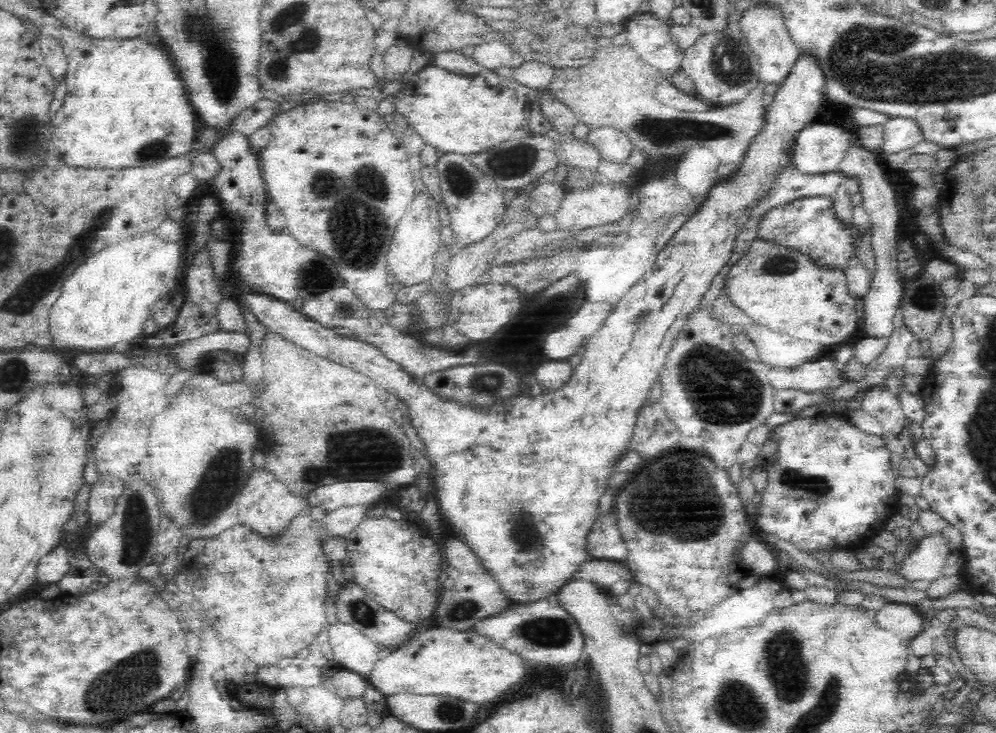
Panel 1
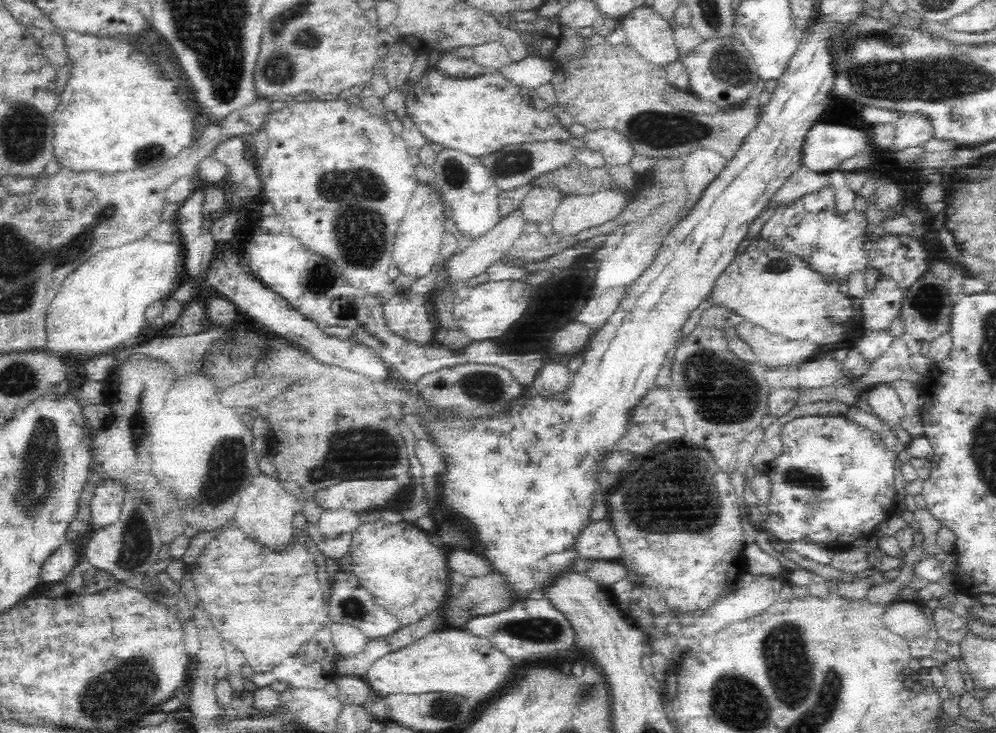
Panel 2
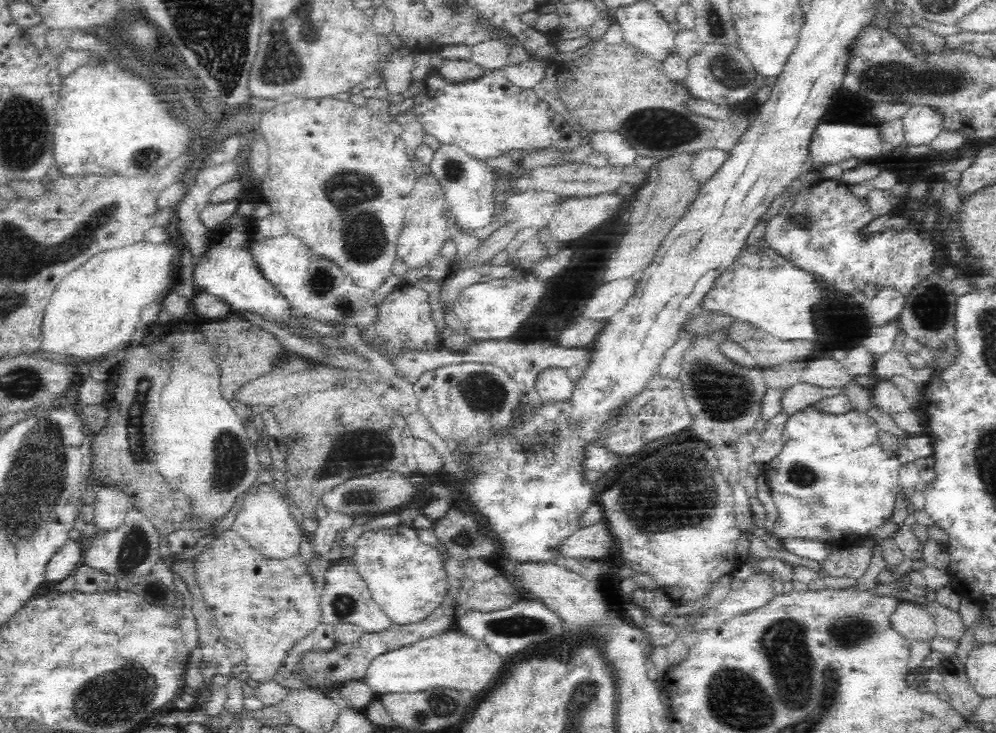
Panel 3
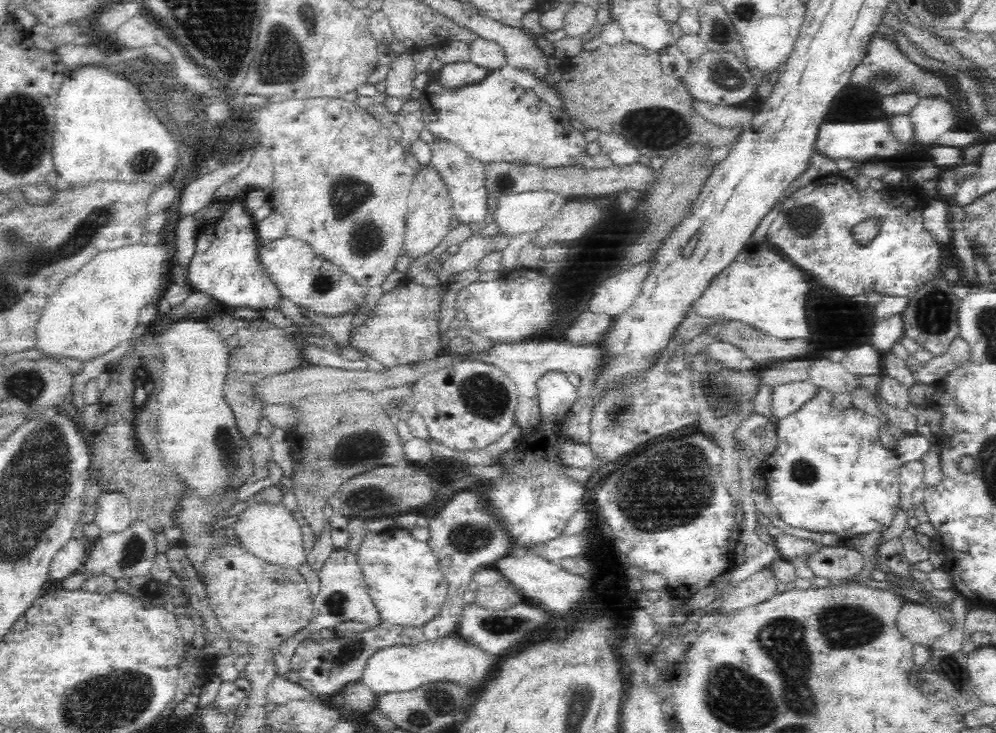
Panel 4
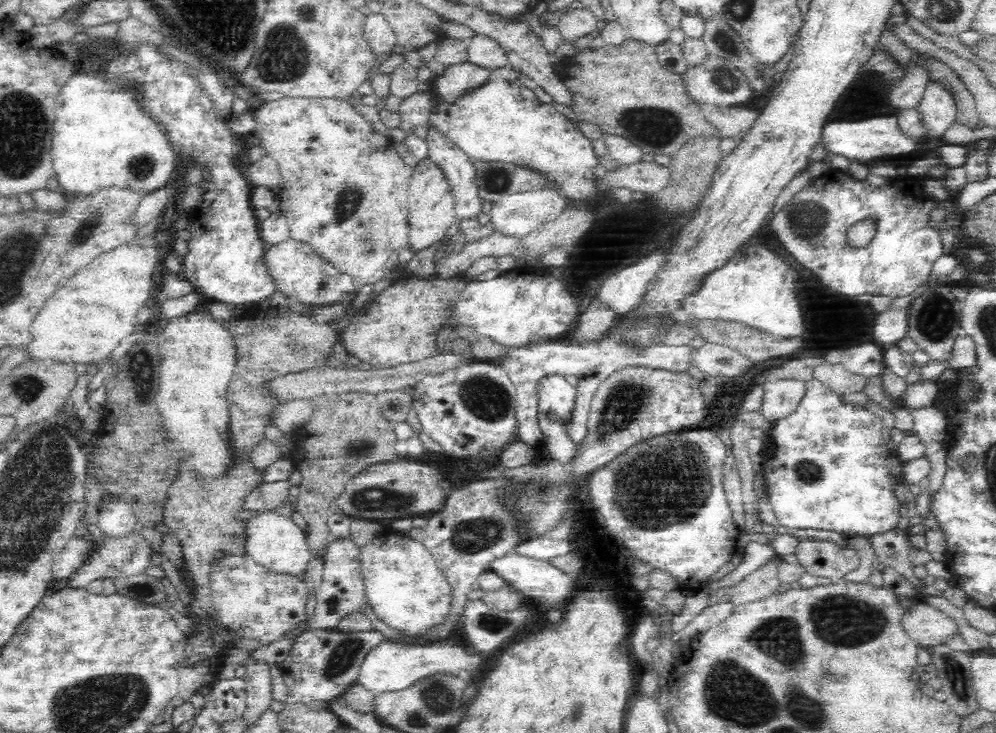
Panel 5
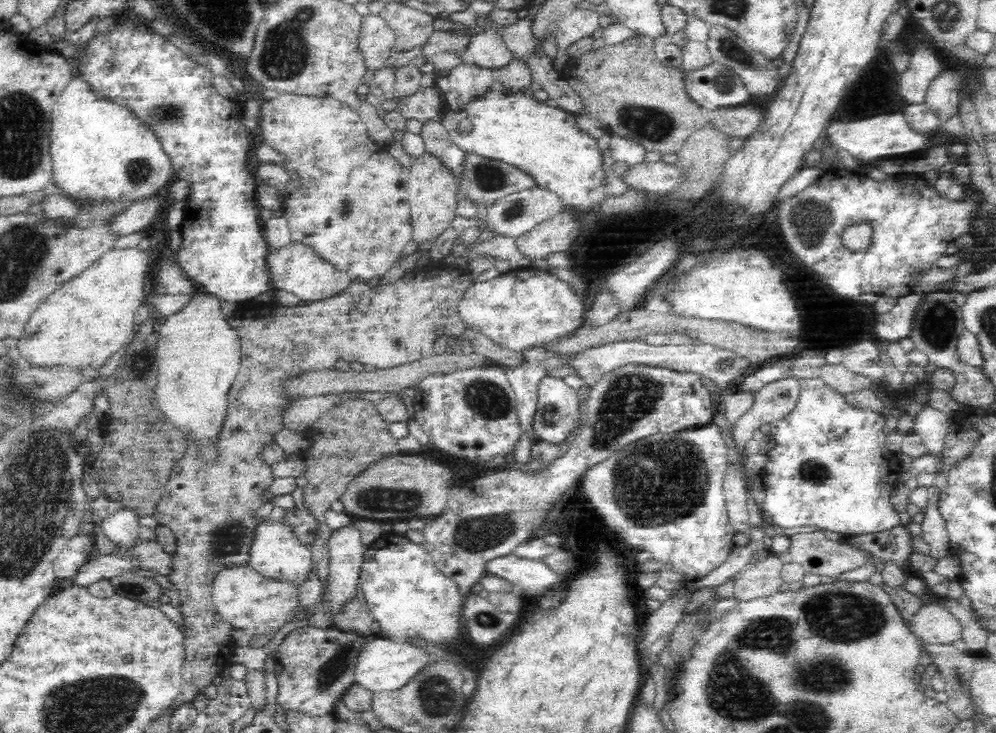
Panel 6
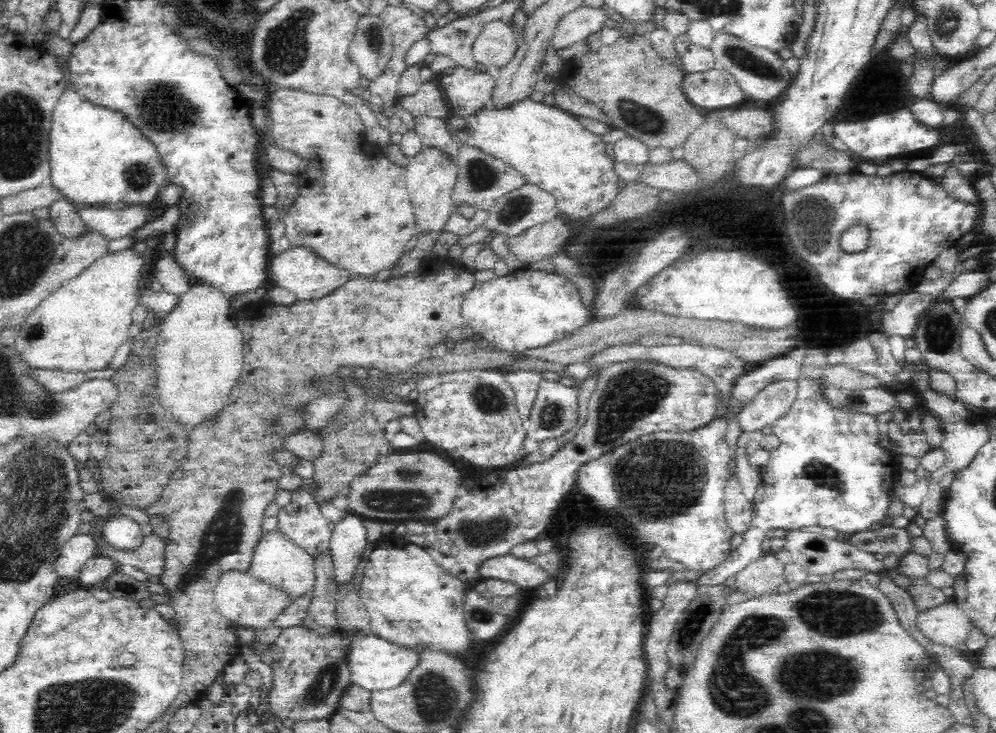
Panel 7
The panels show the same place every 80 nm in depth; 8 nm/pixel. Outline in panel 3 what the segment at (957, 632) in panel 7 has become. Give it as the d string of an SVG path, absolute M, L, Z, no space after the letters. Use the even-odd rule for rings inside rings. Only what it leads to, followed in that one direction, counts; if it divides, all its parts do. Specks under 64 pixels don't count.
M909 598L896 605L895 612L890 614L890 625L898 635L908 642L928 640L936 636L936 625L922 603Z

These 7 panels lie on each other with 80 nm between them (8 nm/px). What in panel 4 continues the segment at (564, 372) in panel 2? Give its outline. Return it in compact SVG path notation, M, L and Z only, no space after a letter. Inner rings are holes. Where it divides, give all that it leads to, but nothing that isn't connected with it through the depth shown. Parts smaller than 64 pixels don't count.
M549 370L536 381L540 415L551 413L561 421L565 420L566 412L577 400L577 388L566 379L566 375Z

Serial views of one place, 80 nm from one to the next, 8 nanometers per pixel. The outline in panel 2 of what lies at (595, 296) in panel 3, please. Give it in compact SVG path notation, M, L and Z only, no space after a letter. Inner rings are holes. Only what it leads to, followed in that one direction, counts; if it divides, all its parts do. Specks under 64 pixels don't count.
M610 290L606 294L598 295L598 298L588 298L574 321L582 326L586 325L591 332L597 331L609 319L609 316L612 316L618 302L626 295L626 291Z

